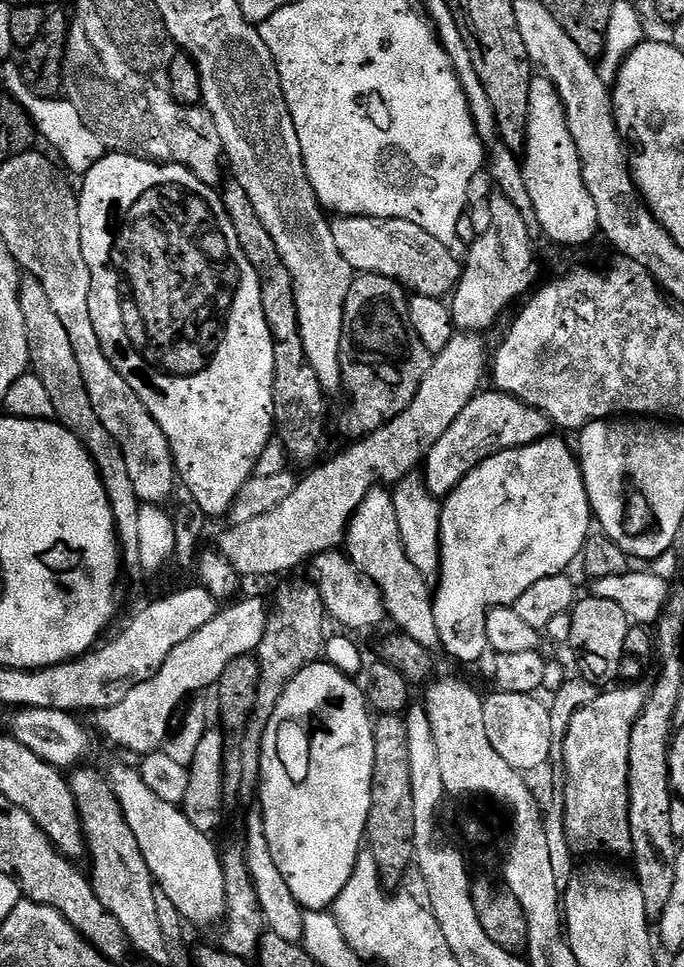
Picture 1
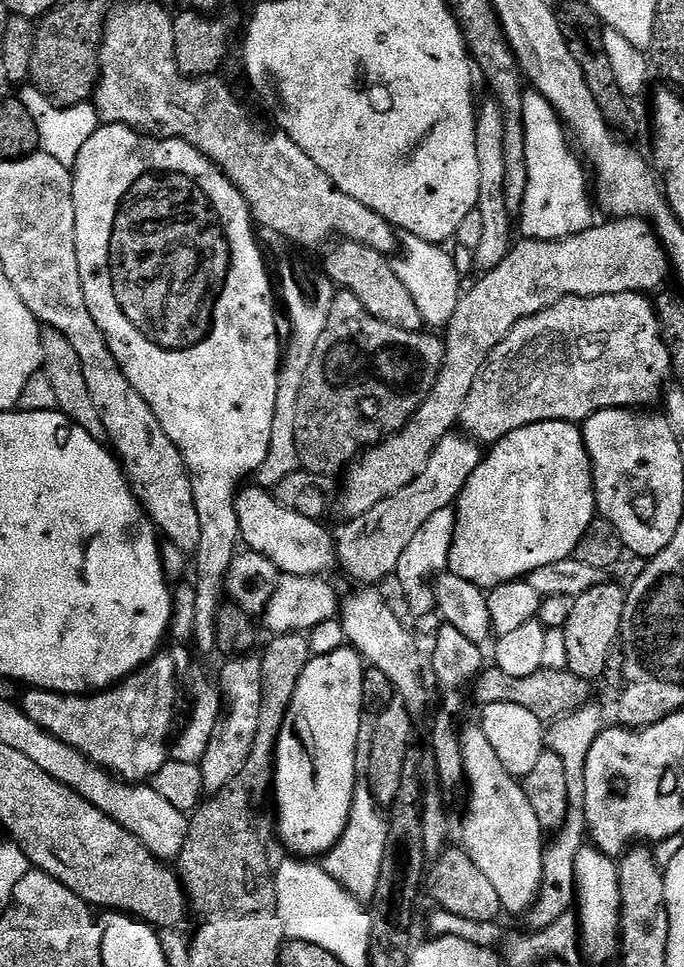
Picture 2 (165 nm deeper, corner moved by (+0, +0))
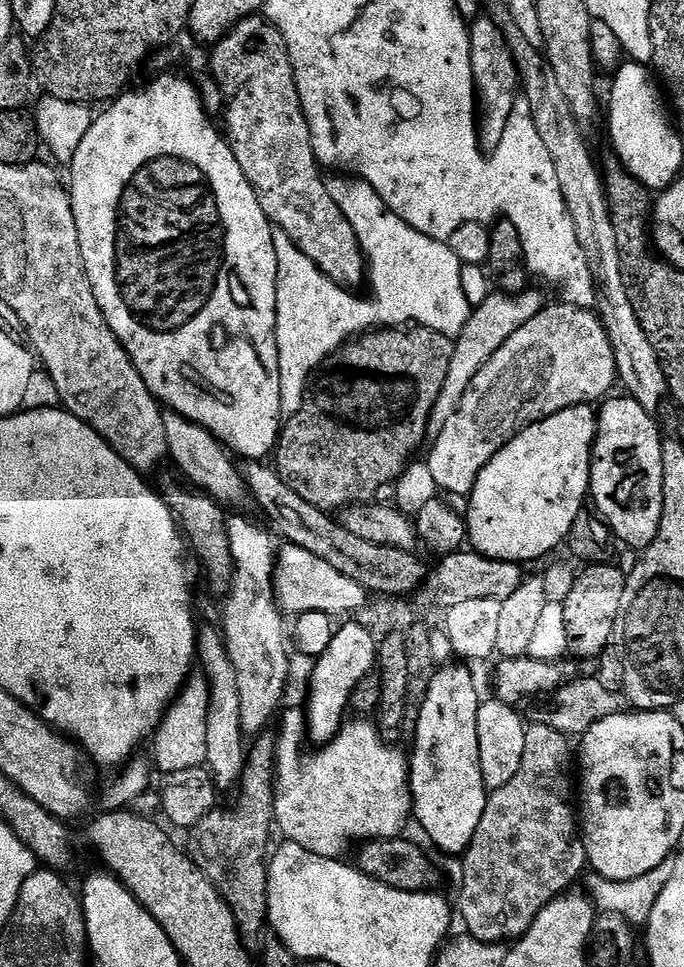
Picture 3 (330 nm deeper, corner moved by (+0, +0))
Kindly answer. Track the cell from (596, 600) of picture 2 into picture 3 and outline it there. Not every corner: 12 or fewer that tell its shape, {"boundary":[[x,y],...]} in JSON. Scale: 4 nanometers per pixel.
{"boundary":[[589,564],[564,600],[577,661],[613,643],[625,569]]}

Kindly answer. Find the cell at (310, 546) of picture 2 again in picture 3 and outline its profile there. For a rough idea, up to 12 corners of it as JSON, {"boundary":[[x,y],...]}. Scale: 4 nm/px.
{"boundary":[[164,412],[177,471],[221,505],[250,493],[204,427]]}

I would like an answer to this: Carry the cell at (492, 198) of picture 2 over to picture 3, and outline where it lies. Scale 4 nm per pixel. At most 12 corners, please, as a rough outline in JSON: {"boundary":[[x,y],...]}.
{"boundary":[[491,15],[473,19],[476,137],[490,154],[521,95],[520,72]]}

